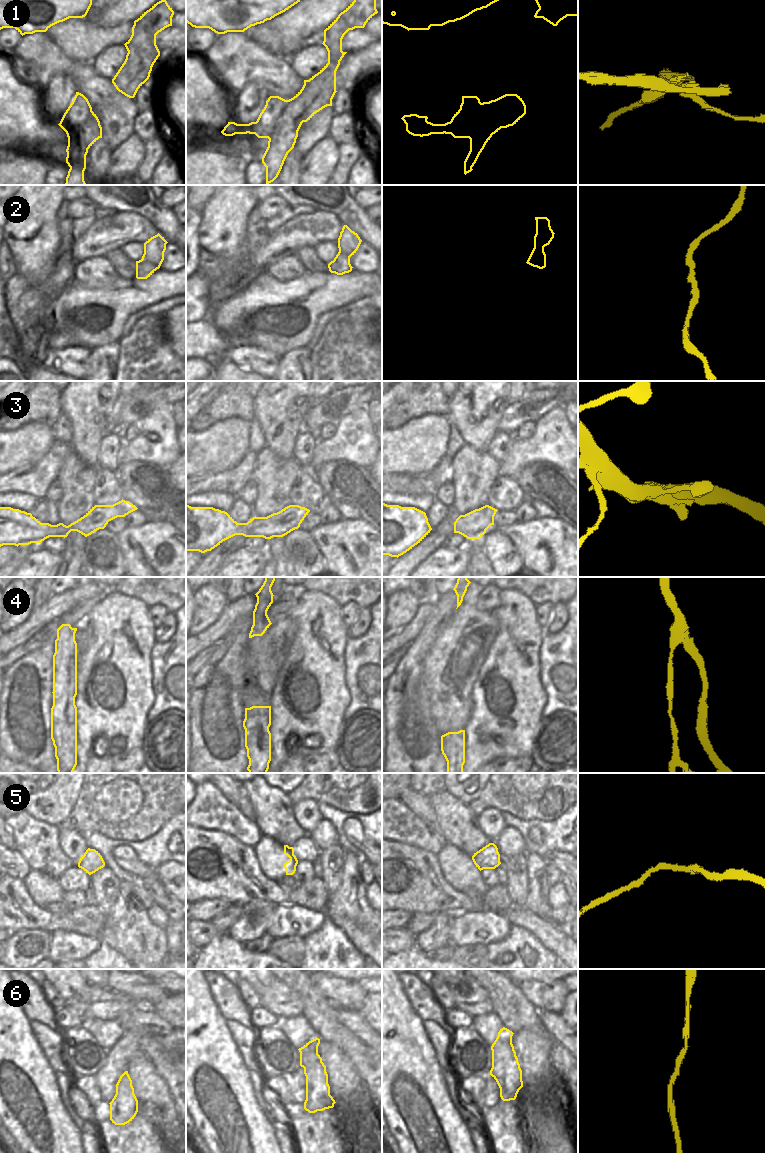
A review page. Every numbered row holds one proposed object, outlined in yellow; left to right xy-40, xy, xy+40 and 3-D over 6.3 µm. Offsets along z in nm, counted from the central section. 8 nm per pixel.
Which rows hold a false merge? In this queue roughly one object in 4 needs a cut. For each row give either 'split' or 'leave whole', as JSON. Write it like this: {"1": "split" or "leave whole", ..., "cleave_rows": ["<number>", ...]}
{"1": "split", "2": "leave whole", "3": "leave whole", "4": "leave whole", "5": "split", "6": "leave whole", "cleave_rows": ["1", "5"]}

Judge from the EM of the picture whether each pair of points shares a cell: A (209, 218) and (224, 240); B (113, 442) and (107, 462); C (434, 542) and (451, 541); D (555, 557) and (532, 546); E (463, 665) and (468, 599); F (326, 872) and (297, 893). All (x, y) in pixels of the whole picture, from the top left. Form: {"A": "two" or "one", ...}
{"A": "one", "B": "one", "C": "two", "D": "one", "E": "one", "F": "one"}

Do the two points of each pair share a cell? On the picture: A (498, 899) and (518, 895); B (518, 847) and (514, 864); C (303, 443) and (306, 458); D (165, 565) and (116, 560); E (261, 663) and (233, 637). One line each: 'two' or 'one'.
A: one
B: two
C: one
D: two
E: two

